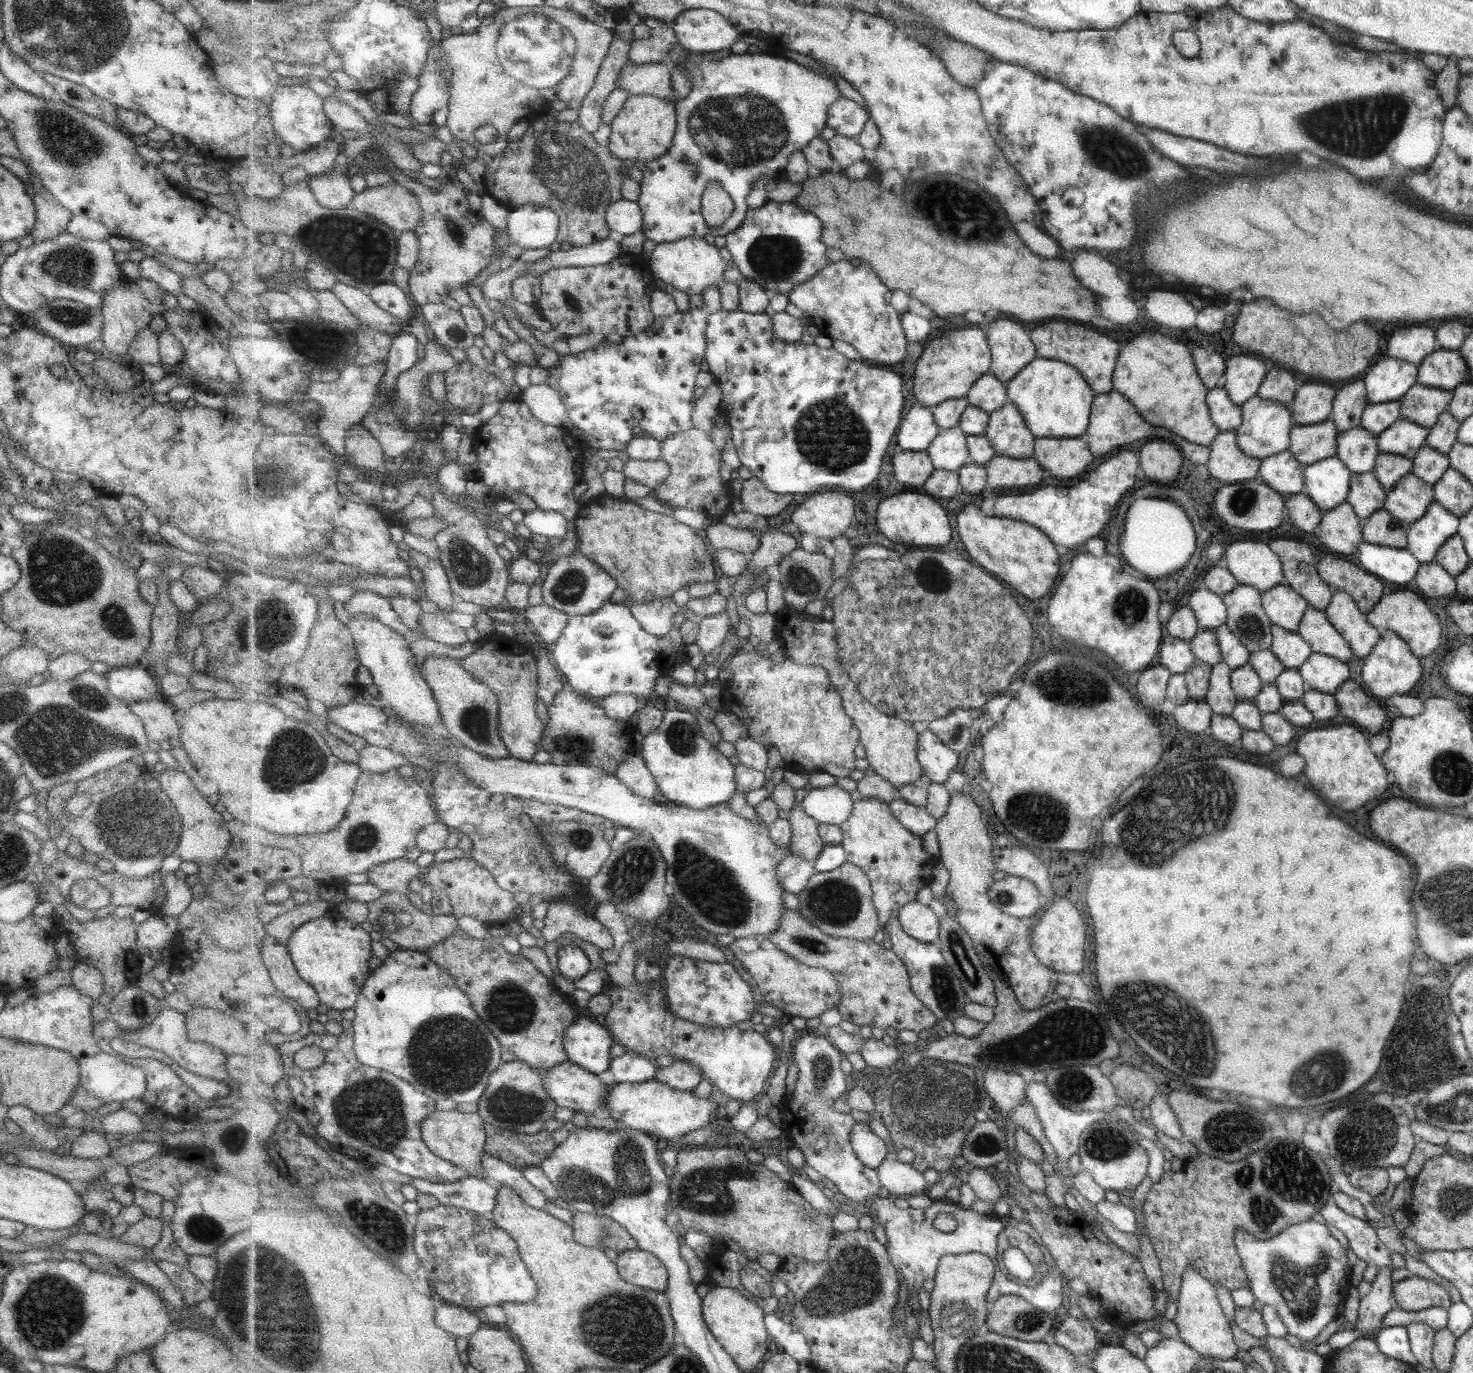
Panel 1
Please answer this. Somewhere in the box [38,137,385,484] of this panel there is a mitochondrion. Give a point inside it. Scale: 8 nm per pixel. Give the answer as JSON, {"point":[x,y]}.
{"point":[73,315]}

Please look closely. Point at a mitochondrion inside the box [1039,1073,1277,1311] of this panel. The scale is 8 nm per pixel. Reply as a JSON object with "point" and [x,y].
{"point":[1225,1132]}

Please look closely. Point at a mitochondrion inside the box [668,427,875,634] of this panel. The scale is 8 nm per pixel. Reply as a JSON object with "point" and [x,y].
{"point":[800,580]}

